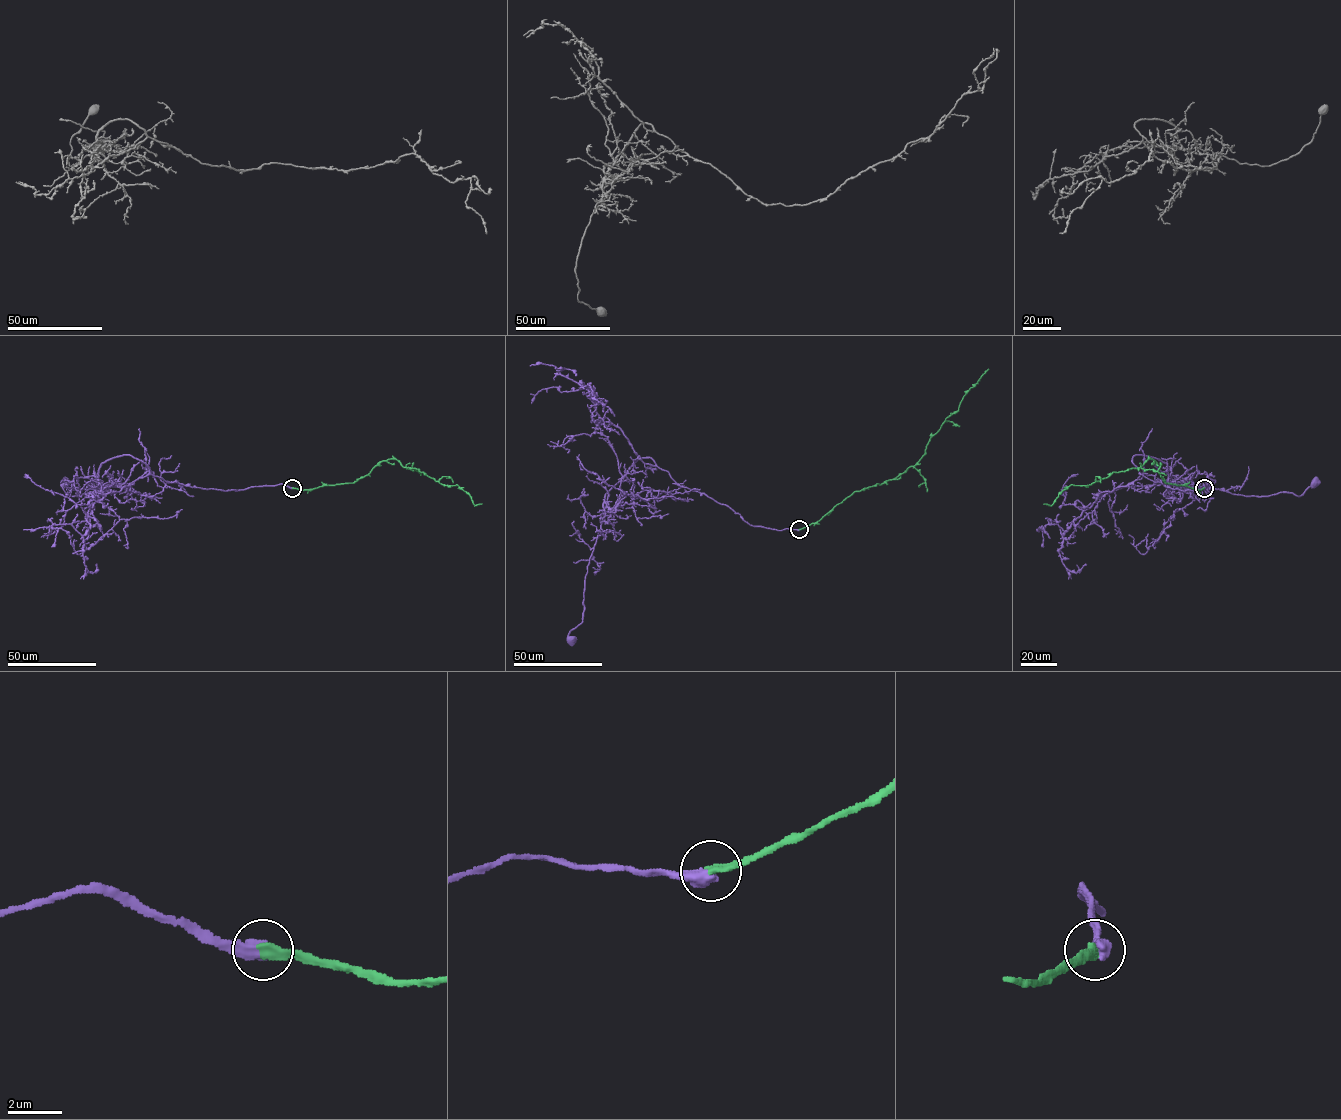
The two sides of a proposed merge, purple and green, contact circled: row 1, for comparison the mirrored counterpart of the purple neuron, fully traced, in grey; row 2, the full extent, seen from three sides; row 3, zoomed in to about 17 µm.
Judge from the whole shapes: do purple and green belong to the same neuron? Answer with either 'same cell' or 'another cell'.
same cell

